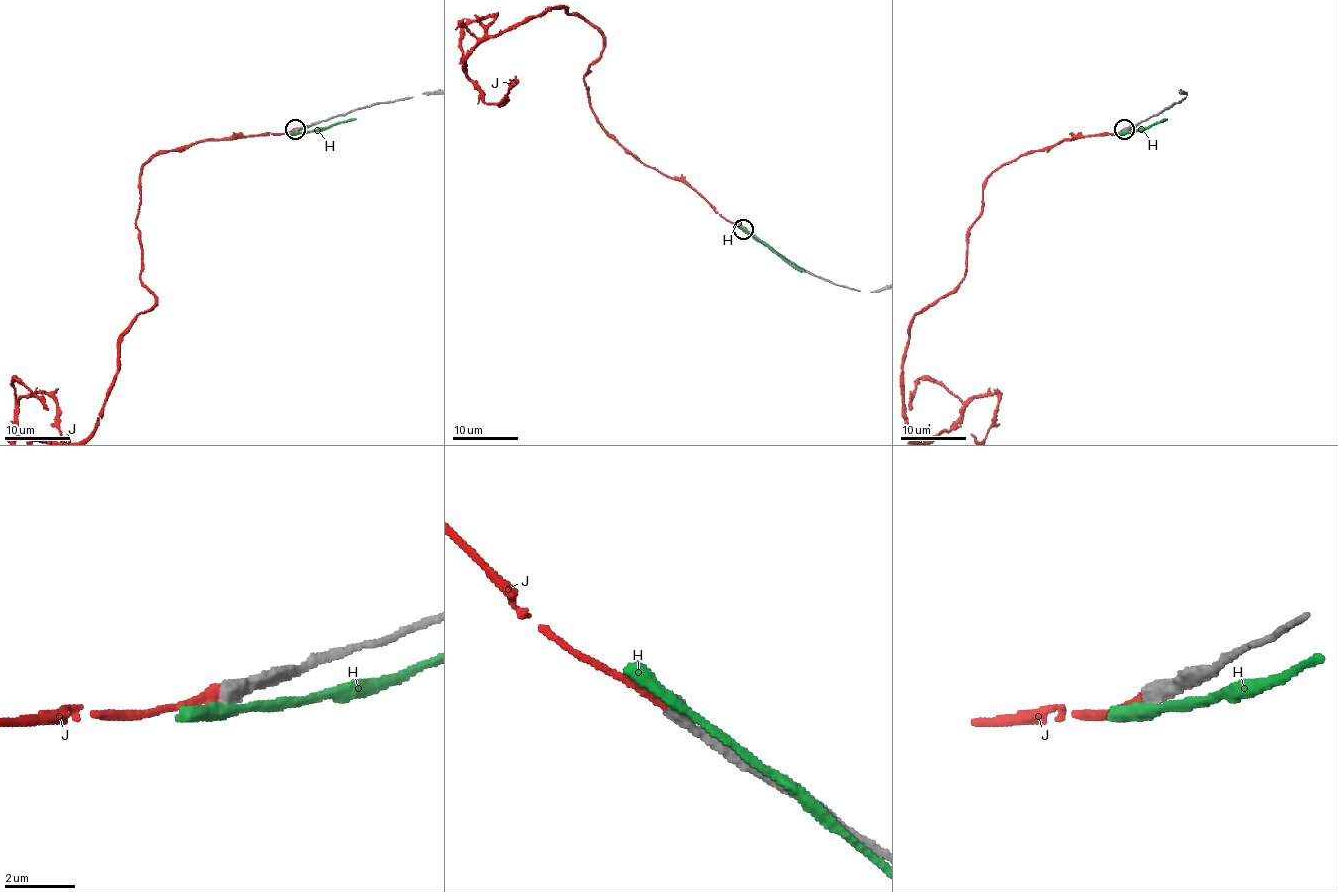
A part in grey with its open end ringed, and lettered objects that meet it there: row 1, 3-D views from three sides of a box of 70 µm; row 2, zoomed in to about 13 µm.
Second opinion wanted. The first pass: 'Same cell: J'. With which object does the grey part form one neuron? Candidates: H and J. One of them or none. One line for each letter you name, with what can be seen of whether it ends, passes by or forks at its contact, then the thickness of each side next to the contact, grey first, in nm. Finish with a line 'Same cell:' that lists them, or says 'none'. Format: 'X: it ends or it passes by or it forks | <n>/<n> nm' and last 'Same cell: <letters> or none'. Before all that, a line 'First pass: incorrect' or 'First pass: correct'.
First pass: correct
J: it ends | 550/300 nm
Same cell: J

